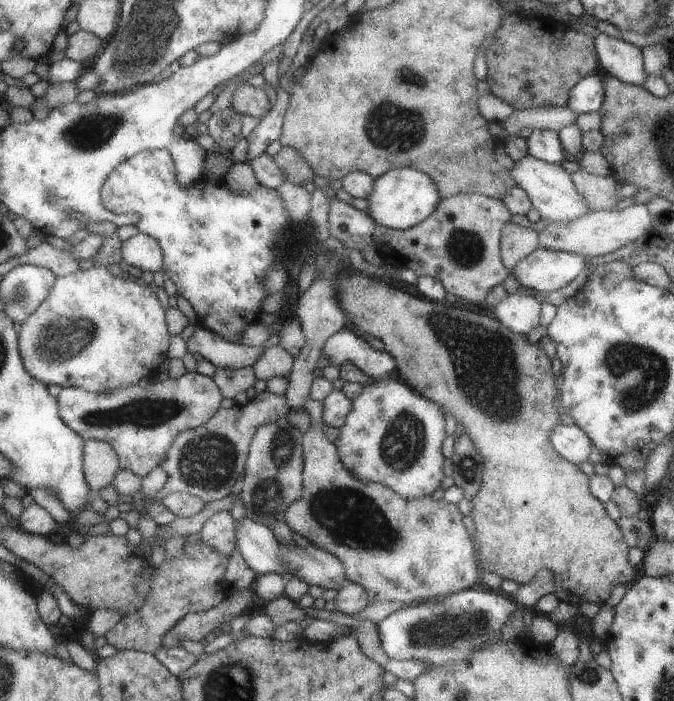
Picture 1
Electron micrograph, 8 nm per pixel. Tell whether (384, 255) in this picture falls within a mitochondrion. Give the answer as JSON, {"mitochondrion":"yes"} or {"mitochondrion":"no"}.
{"mitochondrion":"no"}

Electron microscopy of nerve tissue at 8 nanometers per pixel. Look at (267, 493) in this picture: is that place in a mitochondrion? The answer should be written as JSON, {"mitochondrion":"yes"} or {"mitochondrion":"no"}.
{"mitochondrion":"yes"}

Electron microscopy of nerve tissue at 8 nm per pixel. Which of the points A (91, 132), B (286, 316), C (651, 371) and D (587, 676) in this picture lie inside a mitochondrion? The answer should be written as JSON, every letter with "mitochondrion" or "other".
{"A":"mitochondrion","B":"other","C":"mitochondrion","D":"mitochondrion"}

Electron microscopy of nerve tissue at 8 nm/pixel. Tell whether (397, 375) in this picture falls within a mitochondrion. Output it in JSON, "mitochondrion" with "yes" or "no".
{"mitochondrion":"no"}

